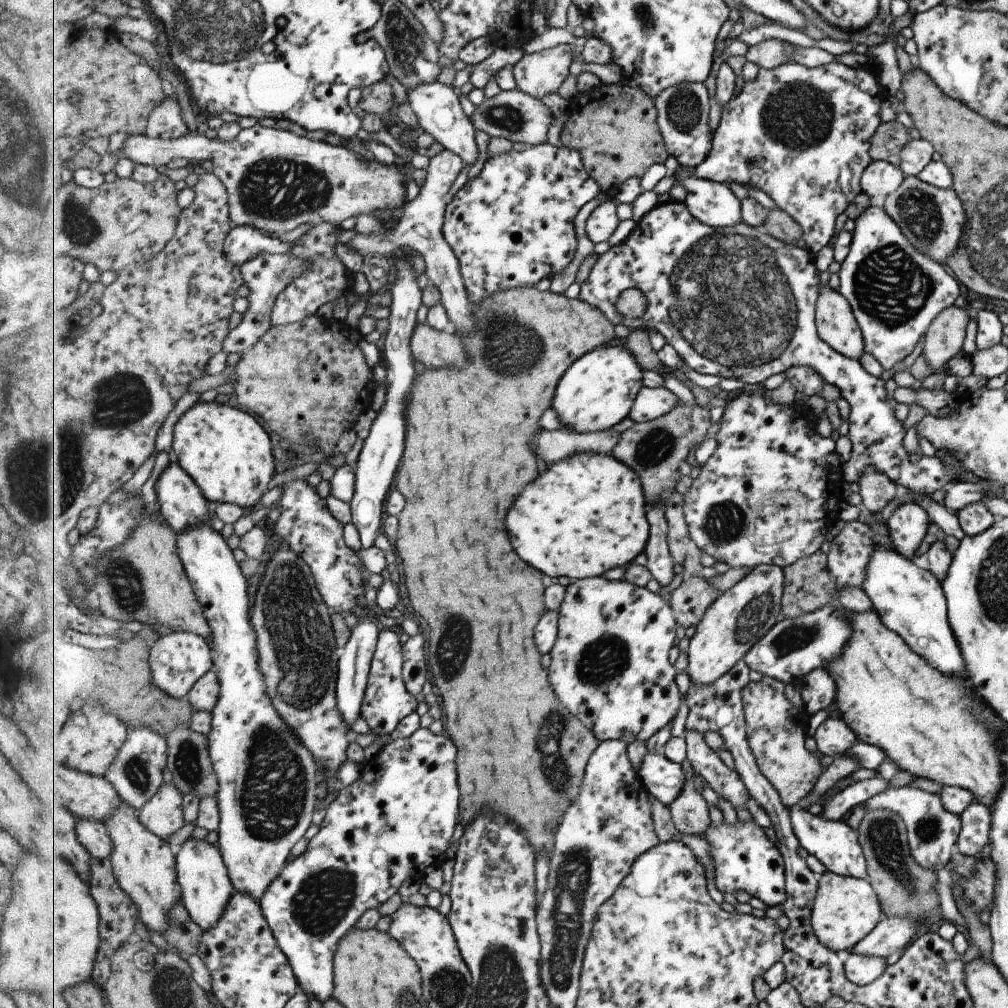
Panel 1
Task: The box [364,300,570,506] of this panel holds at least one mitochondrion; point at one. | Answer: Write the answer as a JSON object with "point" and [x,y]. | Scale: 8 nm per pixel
{"point":[509,347]}

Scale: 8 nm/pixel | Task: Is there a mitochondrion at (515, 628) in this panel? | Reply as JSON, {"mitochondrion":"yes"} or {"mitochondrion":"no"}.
{"mitochondrion":"no"}

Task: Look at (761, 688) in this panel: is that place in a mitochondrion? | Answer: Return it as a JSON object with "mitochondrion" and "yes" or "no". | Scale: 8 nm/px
{"mitochondrion":"no"}

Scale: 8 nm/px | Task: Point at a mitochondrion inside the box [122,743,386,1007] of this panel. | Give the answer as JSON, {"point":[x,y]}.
{"point":[318,906]}

